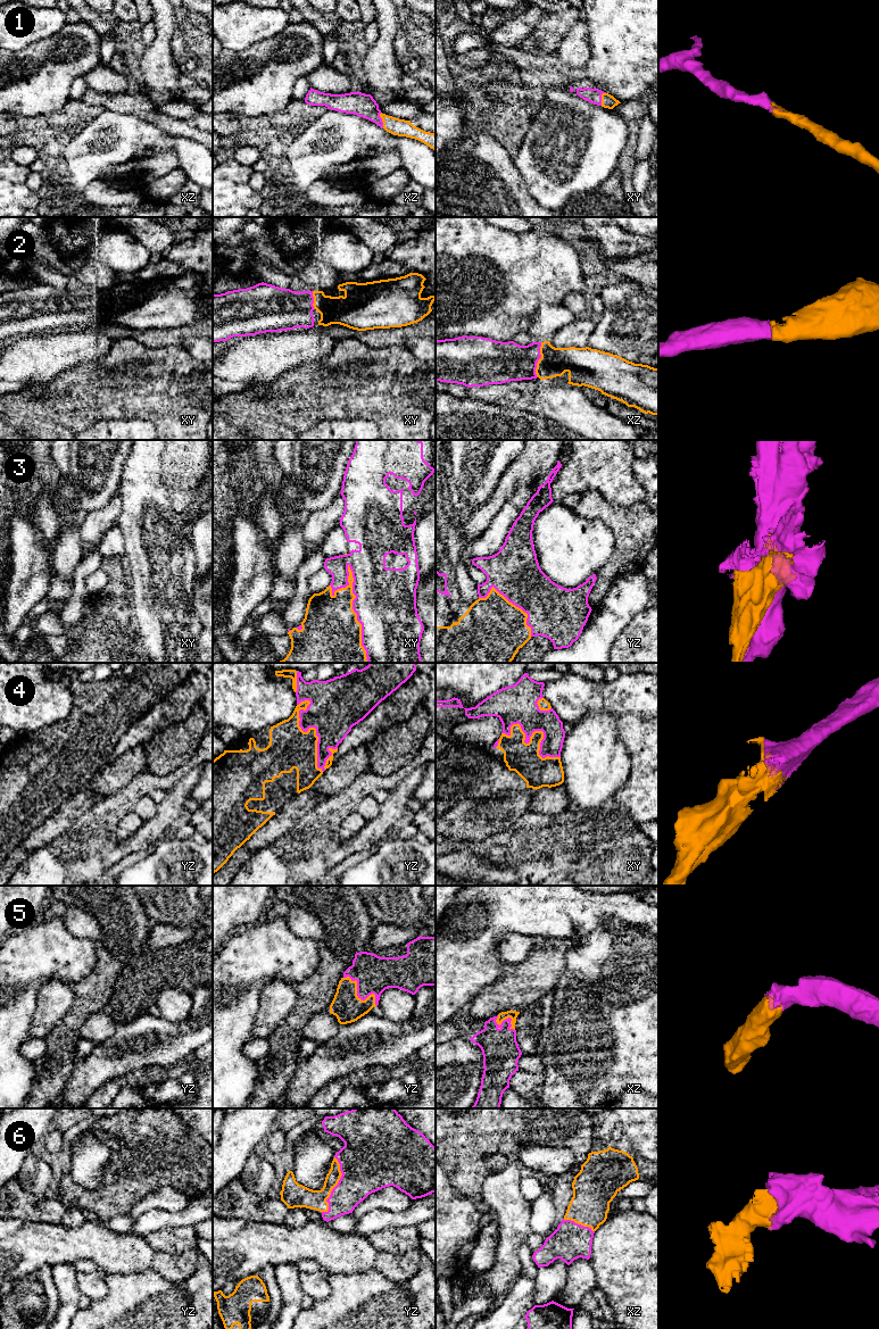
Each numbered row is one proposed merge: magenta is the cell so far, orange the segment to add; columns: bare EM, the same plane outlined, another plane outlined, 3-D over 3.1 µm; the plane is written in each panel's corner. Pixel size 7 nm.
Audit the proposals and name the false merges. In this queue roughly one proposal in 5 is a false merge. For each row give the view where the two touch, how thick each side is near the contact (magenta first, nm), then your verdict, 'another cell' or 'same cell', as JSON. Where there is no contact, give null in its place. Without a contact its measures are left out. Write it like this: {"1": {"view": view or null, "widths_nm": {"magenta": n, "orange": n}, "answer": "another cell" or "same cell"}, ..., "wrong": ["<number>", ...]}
{"1": {"view": "xy", "widths_nm": {"magenta": 110, "orange": 100}, "answer": "same cell"}, "2": {"view": "xz", "widths_nm": {"magenta": 280, "orange": 200}, "answer": "same cell"}, "3": {"view": "xy", "widths_nm": {"magenta": 440, "orange": 440}, "answer": "another cell"}, "4": {"view": "yz", "widths_nm": {"magenta": 380, "orange": 300}, "answer": "same cell"}, "5": {"view": "yz", "widths_nm": {"magenta": 260, "orange": 200}, "answer": "same cell"}, "6": {"view": "yz", "widths_nm": {"magenta": 340, "orange": 140}, "answer": "same cell"}, "wrong": ["3"]}

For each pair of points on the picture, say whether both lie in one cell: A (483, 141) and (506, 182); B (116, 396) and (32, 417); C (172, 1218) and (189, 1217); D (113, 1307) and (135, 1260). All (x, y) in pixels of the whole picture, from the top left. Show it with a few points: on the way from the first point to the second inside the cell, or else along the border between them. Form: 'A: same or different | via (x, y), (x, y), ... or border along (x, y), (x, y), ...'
A: same | via (483, 151), (483, 157), (496, 172)
B: same | via (96, 396), (81, 396), (52, 414)
C: same | via (176, 1218), (184, 1218)
D: different | border along (157, 1272), (146, 1269), (138, 1272), (106, 1273)

